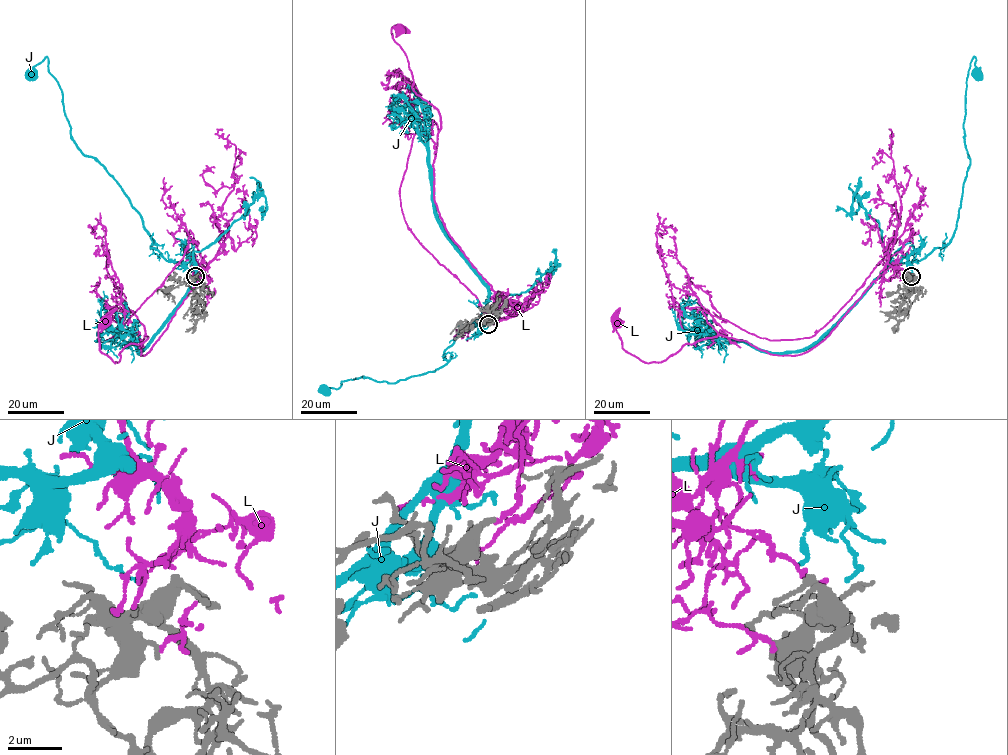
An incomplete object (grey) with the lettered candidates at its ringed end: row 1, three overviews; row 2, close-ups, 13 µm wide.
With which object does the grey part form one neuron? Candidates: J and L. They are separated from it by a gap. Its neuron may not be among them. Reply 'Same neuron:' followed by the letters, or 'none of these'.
Same neuron: none of these

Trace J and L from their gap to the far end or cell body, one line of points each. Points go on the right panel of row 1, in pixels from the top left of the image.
J: (911, 273), (909, 262), (944, 247), (956, 228), (969, 166), (963, 124), (966, 81), (974, 57), (976, 73)
L: (908, 273), (888, 267), (816, 345), (772, 355), (720, 335), (696, 296), (669, 282), (663, 238)

